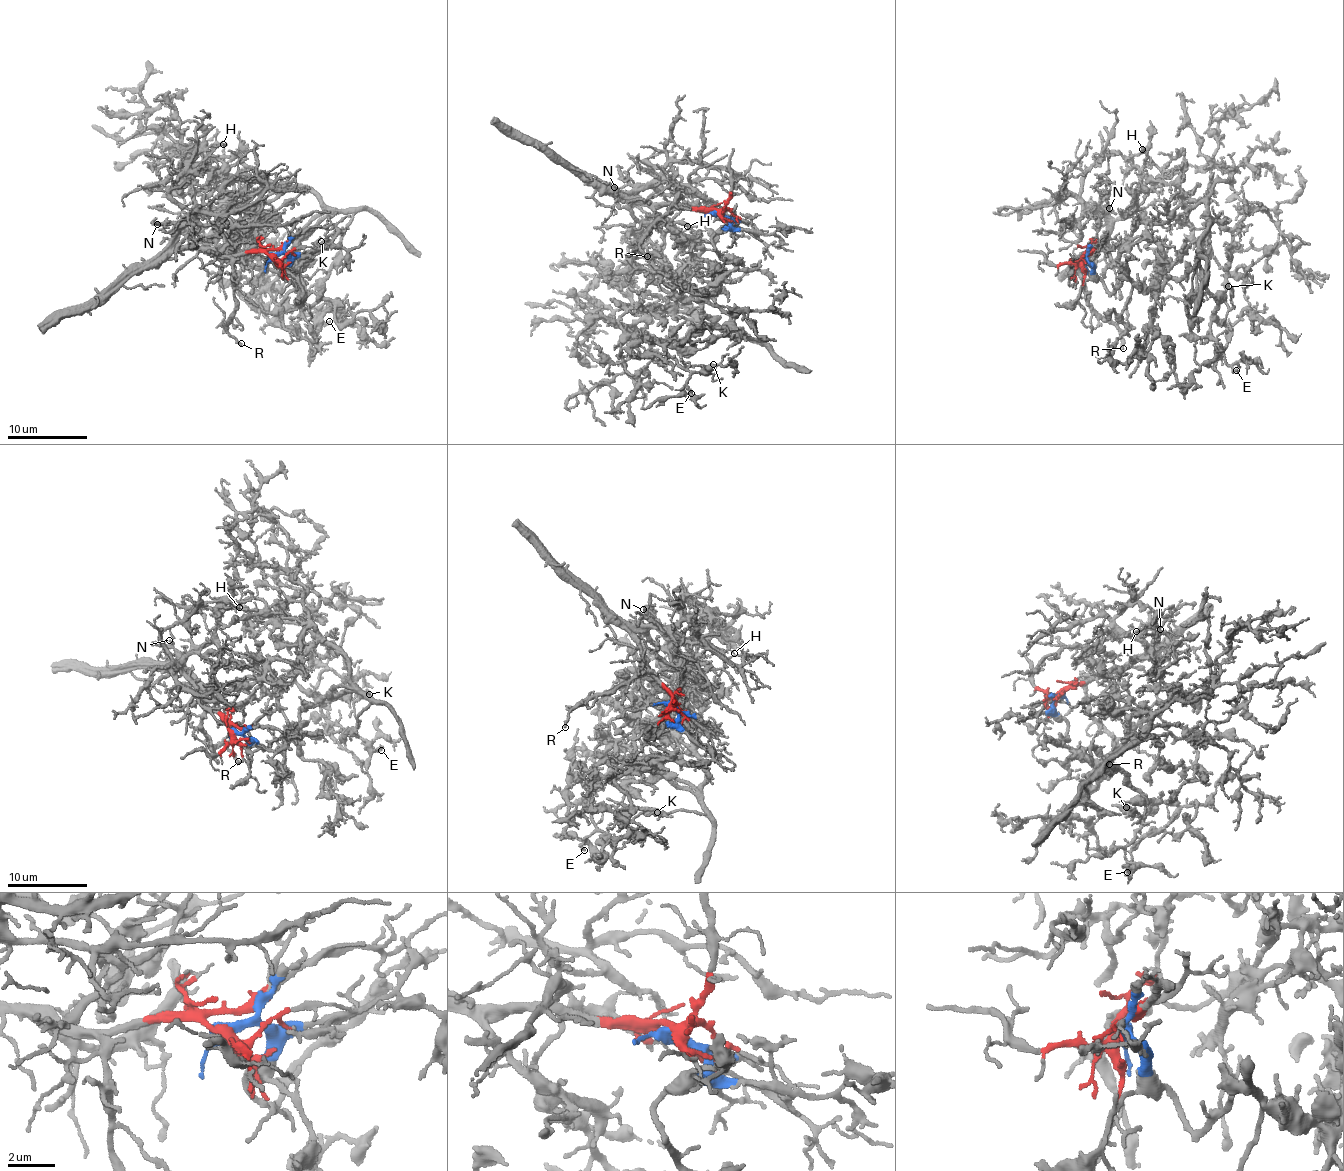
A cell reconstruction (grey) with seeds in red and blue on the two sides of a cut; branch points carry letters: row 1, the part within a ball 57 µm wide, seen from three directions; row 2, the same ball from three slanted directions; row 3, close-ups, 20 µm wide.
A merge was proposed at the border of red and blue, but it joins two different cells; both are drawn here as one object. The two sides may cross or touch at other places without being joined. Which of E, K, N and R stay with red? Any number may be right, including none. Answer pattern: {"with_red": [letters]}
{"with_red": ["N", "R"]}

